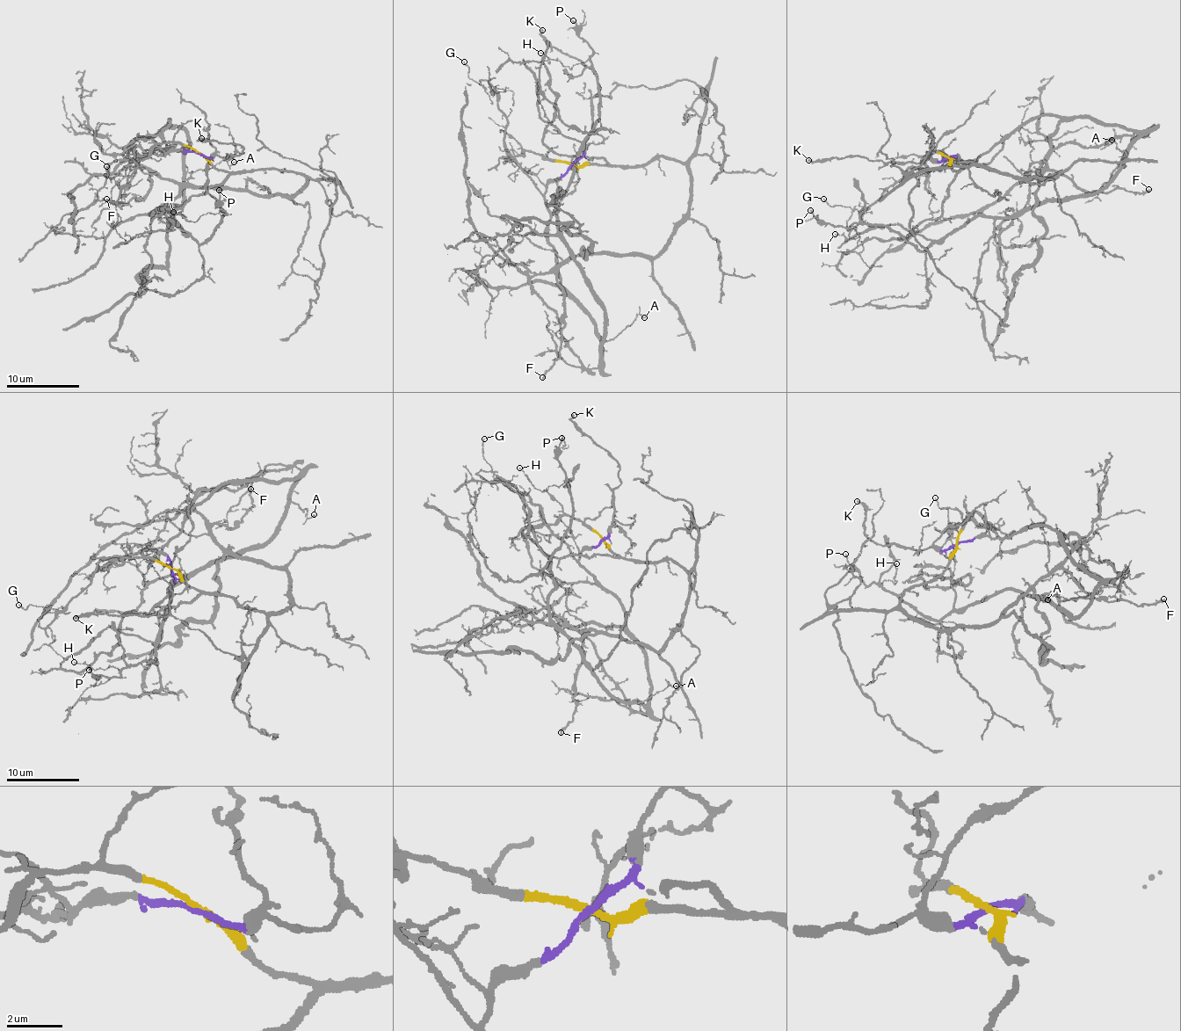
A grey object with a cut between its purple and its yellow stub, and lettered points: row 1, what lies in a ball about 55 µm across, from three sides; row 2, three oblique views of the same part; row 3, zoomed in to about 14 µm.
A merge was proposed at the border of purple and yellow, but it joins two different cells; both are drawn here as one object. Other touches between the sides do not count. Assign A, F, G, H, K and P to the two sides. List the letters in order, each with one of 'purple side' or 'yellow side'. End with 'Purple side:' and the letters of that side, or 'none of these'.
A: purple side
F: yellow side
G: purple side
H: purple side
K: purple side
P: purple side
Purple side: A, G, H, K, P

